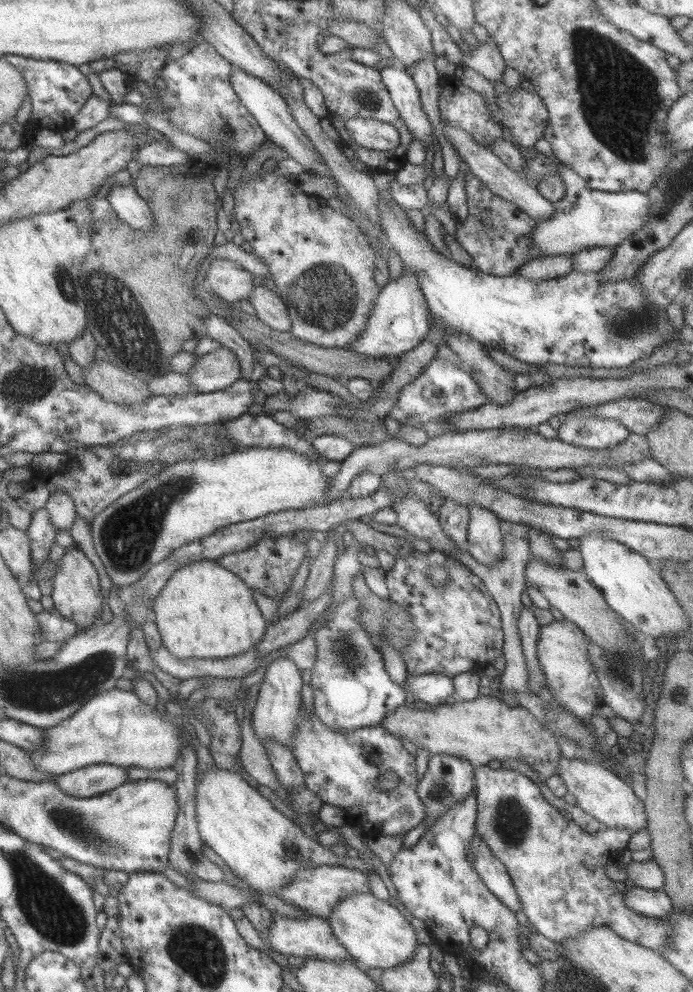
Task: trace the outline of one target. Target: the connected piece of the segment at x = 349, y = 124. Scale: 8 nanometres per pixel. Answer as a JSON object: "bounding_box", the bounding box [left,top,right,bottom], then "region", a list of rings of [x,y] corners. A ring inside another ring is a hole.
{"bounding_box":[345,117,399,151],"region":[[[355,117],[345,121],[345,126],[353,140],[365,142],[365,148],[374,151],[394,149],[399,142],[397,129],[389,123],[377,122],[377,119]]]}

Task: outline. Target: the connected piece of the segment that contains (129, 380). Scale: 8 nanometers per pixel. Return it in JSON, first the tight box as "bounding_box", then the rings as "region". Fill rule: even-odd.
{"bounding_box":[82,358,153,407],"region":[[[95,358],[92,360],[88,368],[82,369],[82,374],[84,381],[93,393],[97,393],[101,399],[113,404],[141,407],[141,405],[145,403],[145,400],[153,397],[146,382],[139,380],[136,376],[133,376],[116,366],[113,366],[110,362],[107,362],[105,358]]]}

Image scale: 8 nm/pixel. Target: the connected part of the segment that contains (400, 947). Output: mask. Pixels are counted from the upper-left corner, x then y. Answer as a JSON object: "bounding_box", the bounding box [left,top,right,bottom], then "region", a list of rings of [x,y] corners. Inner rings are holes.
{"bounding_box":[326,893,419,971],"region":[[[371,893],[355,894],[338,900],[326,919],[331,925],[333,936],[363,969],[381,968],[383,971],[399,966],[411,960],[419,944],[413,926],[397,908],[387,901],[374,898]]]}

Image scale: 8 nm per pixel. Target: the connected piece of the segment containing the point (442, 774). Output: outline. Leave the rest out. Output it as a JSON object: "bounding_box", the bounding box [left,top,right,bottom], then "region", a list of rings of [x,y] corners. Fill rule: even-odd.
{"bounding_box":[417,754,475,831],"region":[[[435,754],[428,759],[427,769],[421,776],[421,780],[417,782],[417,797],[420,797],[423,807],[425,807],[425,816],[422,820],[423,825],[427,827],[425,831],[430,830],[433,823],[449,807],[465,800],[475,786],[474,769],[469,762],[447,754]]]}

